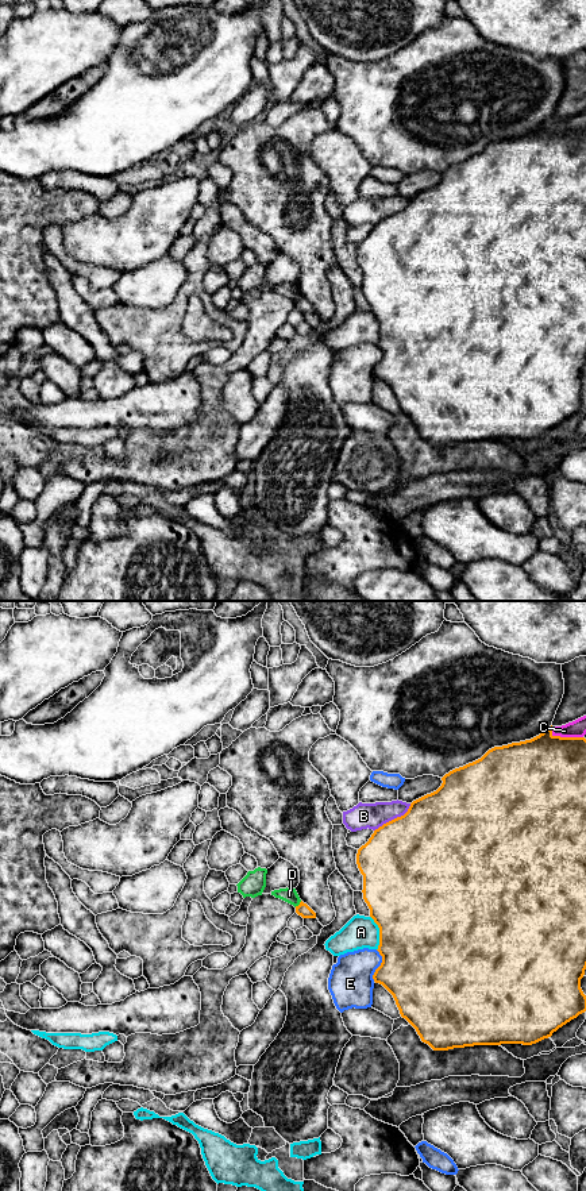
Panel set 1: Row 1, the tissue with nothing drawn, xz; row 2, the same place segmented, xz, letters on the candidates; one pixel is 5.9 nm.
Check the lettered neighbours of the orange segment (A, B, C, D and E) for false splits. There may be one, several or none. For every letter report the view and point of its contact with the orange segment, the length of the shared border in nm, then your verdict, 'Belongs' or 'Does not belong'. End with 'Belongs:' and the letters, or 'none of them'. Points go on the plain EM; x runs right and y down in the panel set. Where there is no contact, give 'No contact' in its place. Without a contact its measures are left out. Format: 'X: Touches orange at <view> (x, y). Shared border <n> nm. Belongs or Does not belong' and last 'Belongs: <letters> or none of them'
A: Touches orange at xz (380, 328). Shared border 220 nm. Does not belong
B: Touches orange at xz (394, 214). Shared border 280 nm. Does not belong
C: Touches orange at xz (566, 133). Shared border 200 nm. Does not belong
D: Touches orange at xz (299, 300). Shared border 60 nm. Does not belong
E: Touches orange at xz (380, 361). Shared border 190 nm. Does not belong
Belongs: none of them

